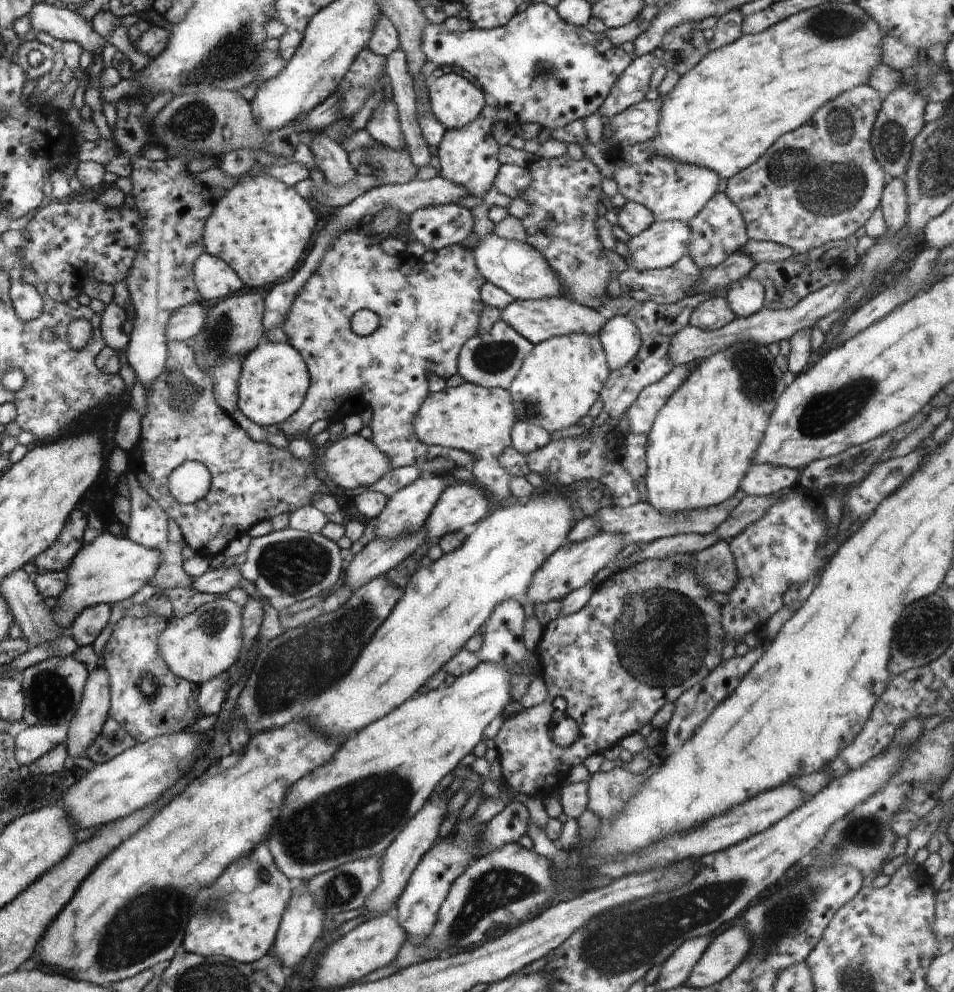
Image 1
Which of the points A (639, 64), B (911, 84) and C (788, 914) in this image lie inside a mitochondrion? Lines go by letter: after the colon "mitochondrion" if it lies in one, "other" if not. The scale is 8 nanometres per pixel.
A: other
B: mitochondrion
C: mitochondrion

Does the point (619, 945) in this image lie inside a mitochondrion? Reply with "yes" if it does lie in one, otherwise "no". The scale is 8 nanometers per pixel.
yes

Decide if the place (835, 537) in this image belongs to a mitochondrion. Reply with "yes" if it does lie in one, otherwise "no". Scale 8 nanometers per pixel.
no

